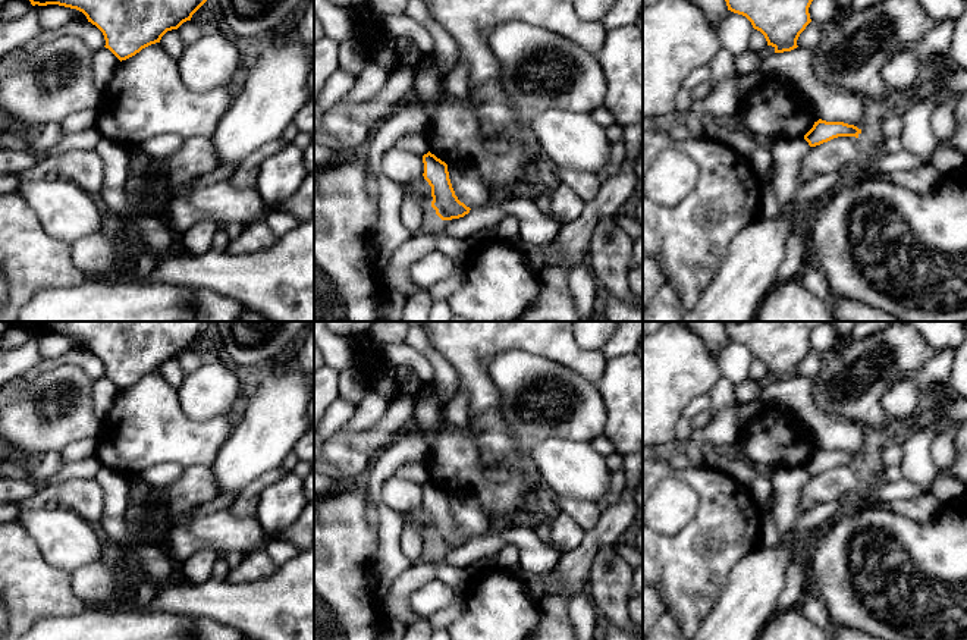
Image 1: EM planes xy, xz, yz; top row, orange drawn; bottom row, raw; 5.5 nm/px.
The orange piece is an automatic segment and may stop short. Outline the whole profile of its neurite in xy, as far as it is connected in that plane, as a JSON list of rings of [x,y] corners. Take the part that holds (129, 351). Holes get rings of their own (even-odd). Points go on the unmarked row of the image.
[[[9,321],[31,330],[32,335],[59,333],[82,341],[88,351],[104,364],[109,377],[120,390],[142,377],[160,371],[161,366],[178,358],[207,330],[208,321]]]

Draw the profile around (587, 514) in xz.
[[[568,495],[556,496],[556,509],[569,514],[584,528],[584,531],[591,531],[597,526],[602,514],[597,503],[575,499]]]

